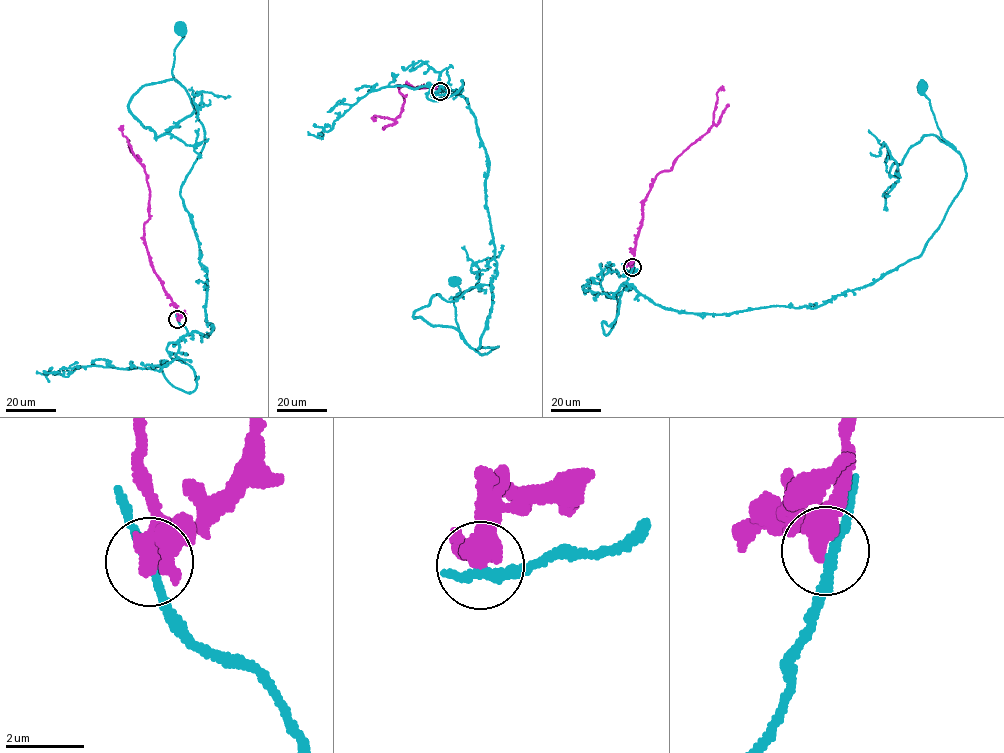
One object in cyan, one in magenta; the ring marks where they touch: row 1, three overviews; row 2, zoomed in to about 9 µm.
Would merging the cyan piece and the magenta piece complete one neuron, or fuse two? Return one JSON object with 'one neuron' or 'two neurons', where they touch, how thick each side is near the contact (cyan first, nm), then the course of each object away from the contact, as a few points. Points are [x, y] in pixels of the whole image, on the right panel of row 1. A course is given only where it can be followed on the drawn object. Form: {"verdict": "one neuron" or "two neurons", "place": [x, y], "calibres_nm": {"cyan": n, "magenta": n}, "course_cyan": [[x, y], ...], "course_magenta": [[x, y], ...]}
{"verdict": "two neurons", "place": [632, 267], "calibres_nm": {"cyan": 200, "magenta": 600}, "course_cyan": [[632, 267], [626, 282], [656, 303], [718, 314], [817, 307], [918, 258], [966, 176], [922, 88]], "course_magenta": [[632, 267], [644, 199], [651, 183], [708, 131], [716, 94], [723, 86]]}

